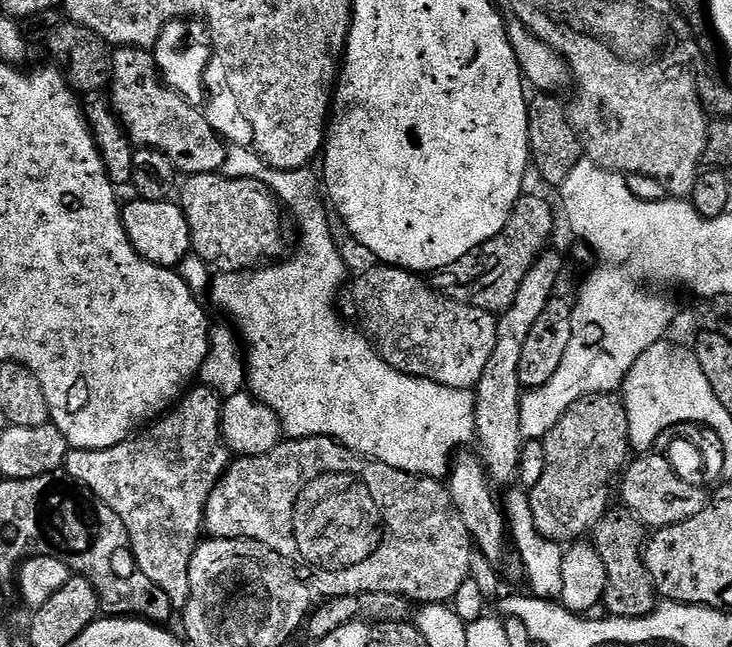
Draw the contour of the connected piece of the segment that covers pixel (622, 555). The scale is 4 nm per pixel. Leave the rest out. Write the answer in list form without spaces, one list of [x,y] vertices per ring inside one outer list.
[[[609,507],[608,513],[596,523],[594,543],[608,575],[608,585],[602,603],[608,609],[609,617],[621,616],[633,620],[649,616],[656,611],[658,607],[656,587],[652,585],[652,579],[644,565],[646,526],[642,521],[626,507]]]

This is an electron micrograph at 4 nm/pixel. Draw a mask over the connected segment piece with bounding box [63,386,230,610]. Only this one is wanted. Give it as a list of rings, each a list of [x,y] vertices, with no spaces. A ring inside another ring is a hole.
[[[193,387],[175,405],[174,410],[145,427],[139,434],[123,440],[118,446],[110,446],[106,450],[73,448],[64,460],[63,471],[70,478],[86,485],[96,499],[106,502],[106,506],[114,510],[116,520],[124,523],[124,528],[128,531],[126,540],[137,569],[166,592],[176,610],[183,610],[192,596],[190,562],[192,555],[196,553],[196,545],[202,540],[204,511],[210,494],[219,484],[221,476],[227,472],[230,463],[229,448],[221,439],[221,403],[221,397],[212,389]]]

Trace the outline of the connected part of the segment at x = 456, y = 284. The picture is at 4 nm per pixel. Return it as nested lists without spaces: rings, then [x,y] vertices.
[[[521,195],[512,217],[495,238],[466,254],[466,258],[435,273],[434,287],[437,292],[466,306],[480,307],[495,314],[503,314],[512,305],[532,267],[549,251],[551,244],[548,243],[556,228],[556,216],[551,206],[540,196],[528,195]]]

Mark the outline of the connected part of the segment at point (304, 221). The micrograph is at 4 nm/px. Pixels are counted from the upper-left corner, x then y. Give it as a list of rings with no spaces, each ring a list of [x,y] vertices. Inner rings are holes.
[[[228,148],[223,175],[232,180],[257,180],[265,184],[300,227],[300,249],[292,257],[246,272],[221,272],[212,284],[213,302],[232,316],[248,347],[247,387],[277,415],[283,435],[289,440],[329,436],[360,456],[394,466],[394,470],[429,478],[447,477],[457,453],[477,439],[476,393],[400,373],[383,360],[363,331],[355,332],[340,321],[335,312],[336,295],[348,276],[348,264],[336,249],[332,224],[328,221],[329,209],[322,199],[322,184],[312,171],[311,167],[293,172],[269,168],[252,148]]]

